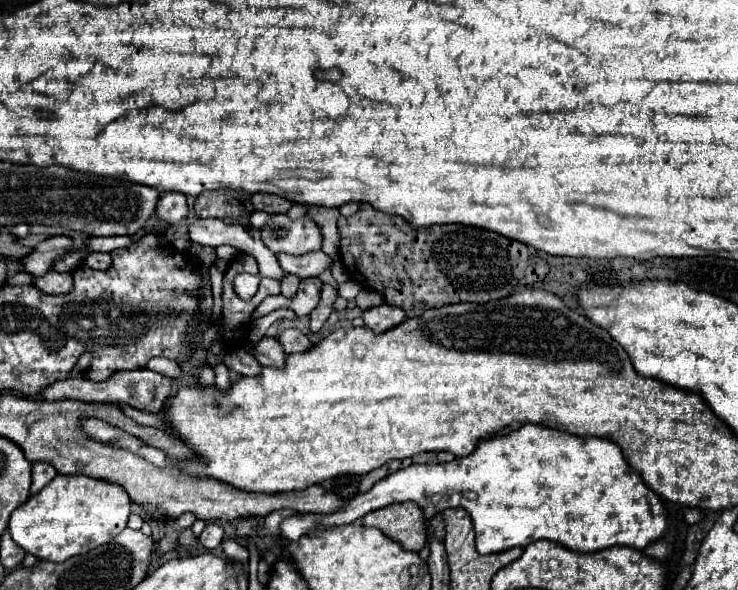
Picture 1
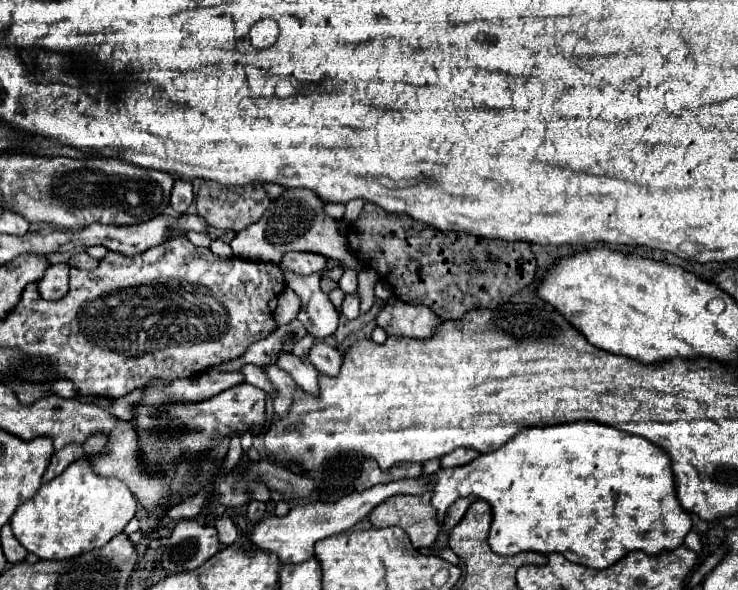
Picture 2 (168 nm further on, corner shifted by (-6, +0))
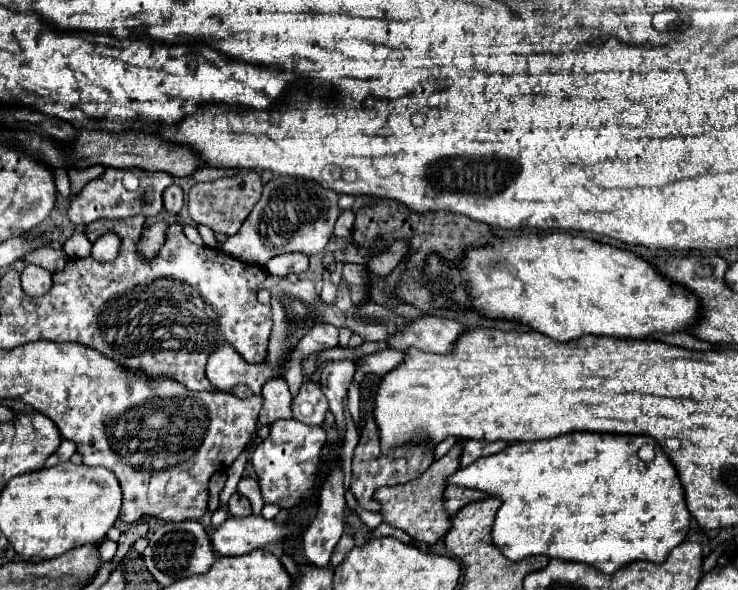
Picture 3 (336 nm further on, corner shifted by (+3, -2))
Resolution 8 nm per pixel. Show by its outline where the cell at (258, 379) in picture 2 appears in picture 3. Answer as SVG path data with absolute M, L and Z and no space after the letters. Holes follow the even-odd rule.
M273 379L267 381L261 395L265 397L265 403L259 413L259 421L263 425L271 425L277 419L291 419L291 393L285 379Z

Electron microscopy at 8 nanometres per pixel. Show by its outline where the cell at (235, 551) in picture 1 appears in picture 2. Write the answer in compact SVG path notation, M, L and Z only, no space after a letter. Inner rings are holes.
M220 517L218 523L216 523L216 529L218 529L218 535L220 535L220 541L224 545L232 545L238 537L238 531L236 531L236 525L232 523L230 517Z

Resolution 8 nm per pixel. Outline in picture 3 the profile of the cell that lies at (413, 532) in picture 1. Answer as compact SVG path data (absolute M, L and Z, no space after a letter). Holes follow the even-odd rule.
M455 443L447 451L447 455L433 461L431 467L425 473L421 473L415 481L409 481L405 485L377 489L375 499L383 505L381 515L385 517L385 523L389 523L391 527L403 529L407 535L427 545L433 545L441 537L445 537L445 533L451 529L451 517L447 515L443 507L443 491L447 487L447 477L451 477L459 467L461 467L459 465L459 443Z

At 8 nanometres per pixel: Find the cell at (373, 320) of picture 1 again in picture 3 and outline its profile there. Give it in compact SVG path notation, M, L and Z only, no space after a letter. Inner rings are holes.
M419 317L411 327L389 339L391 349L407 351L417 347L429 353L451 353L457 337L465 333L465 327L453 319Z

